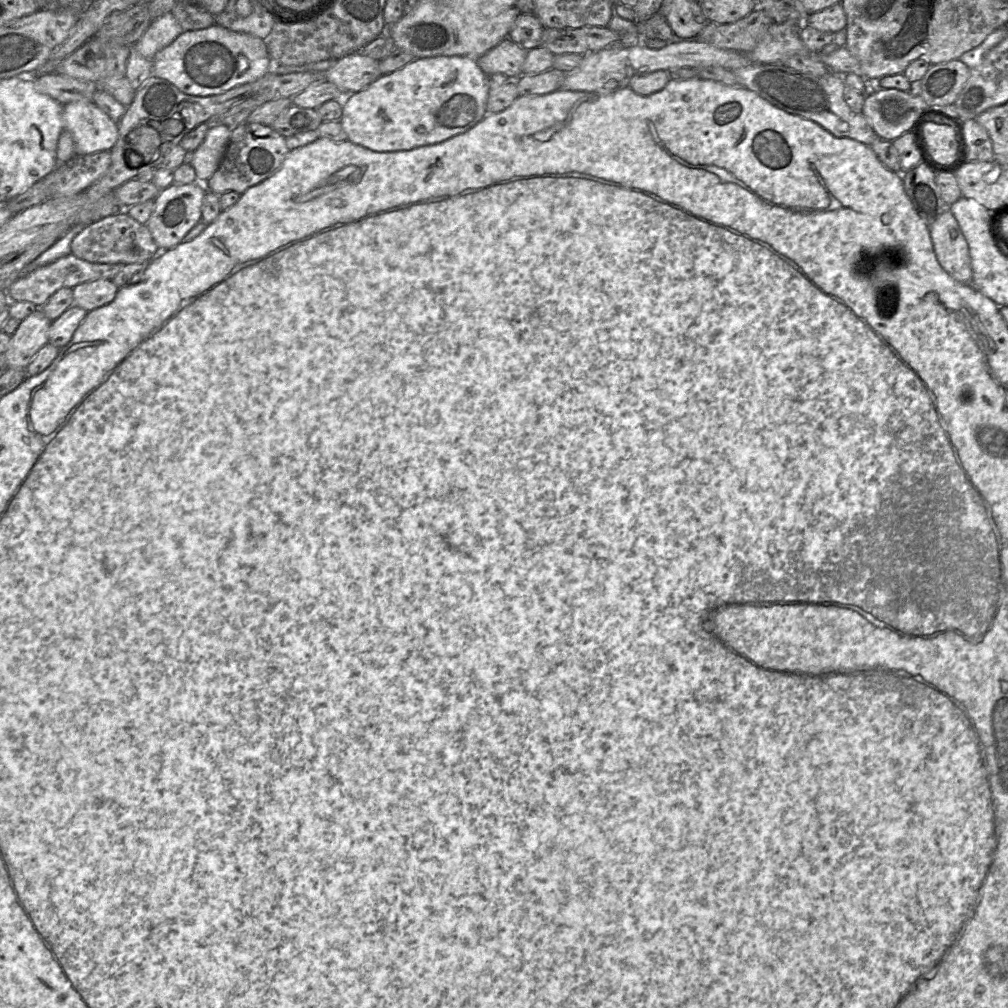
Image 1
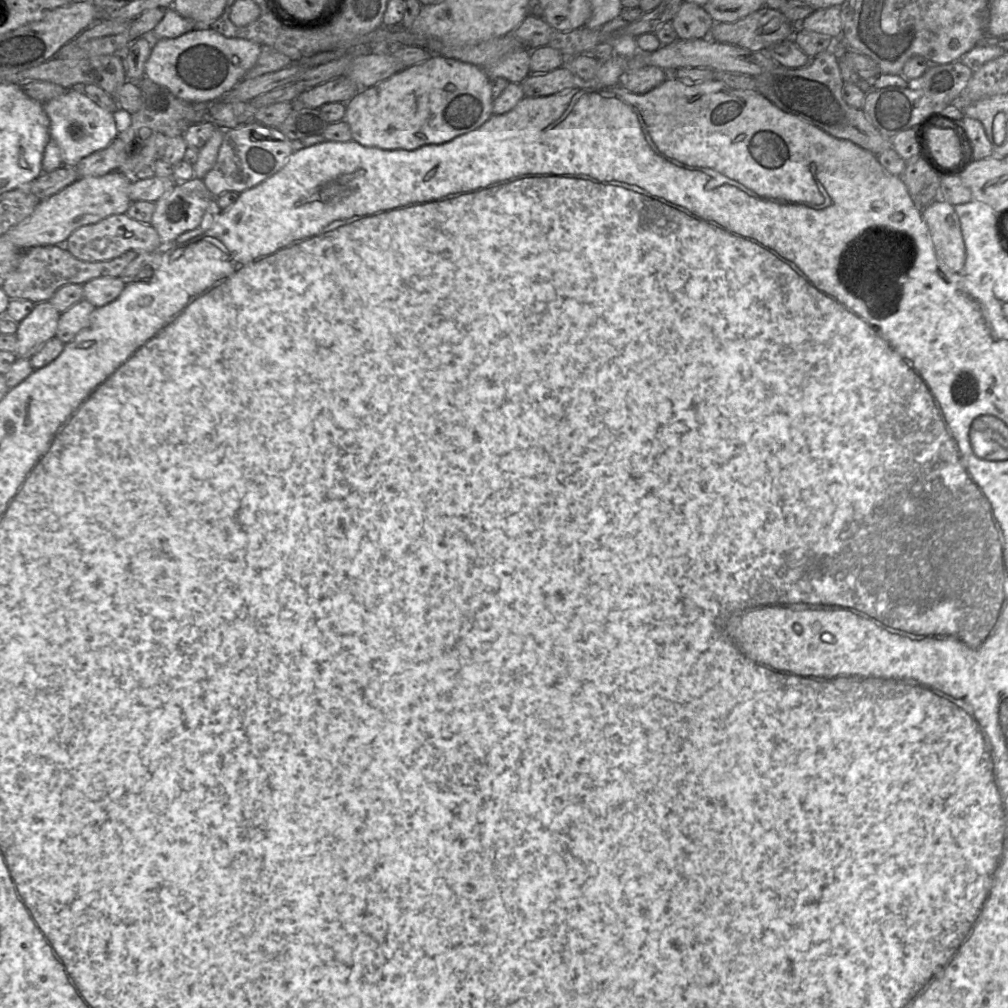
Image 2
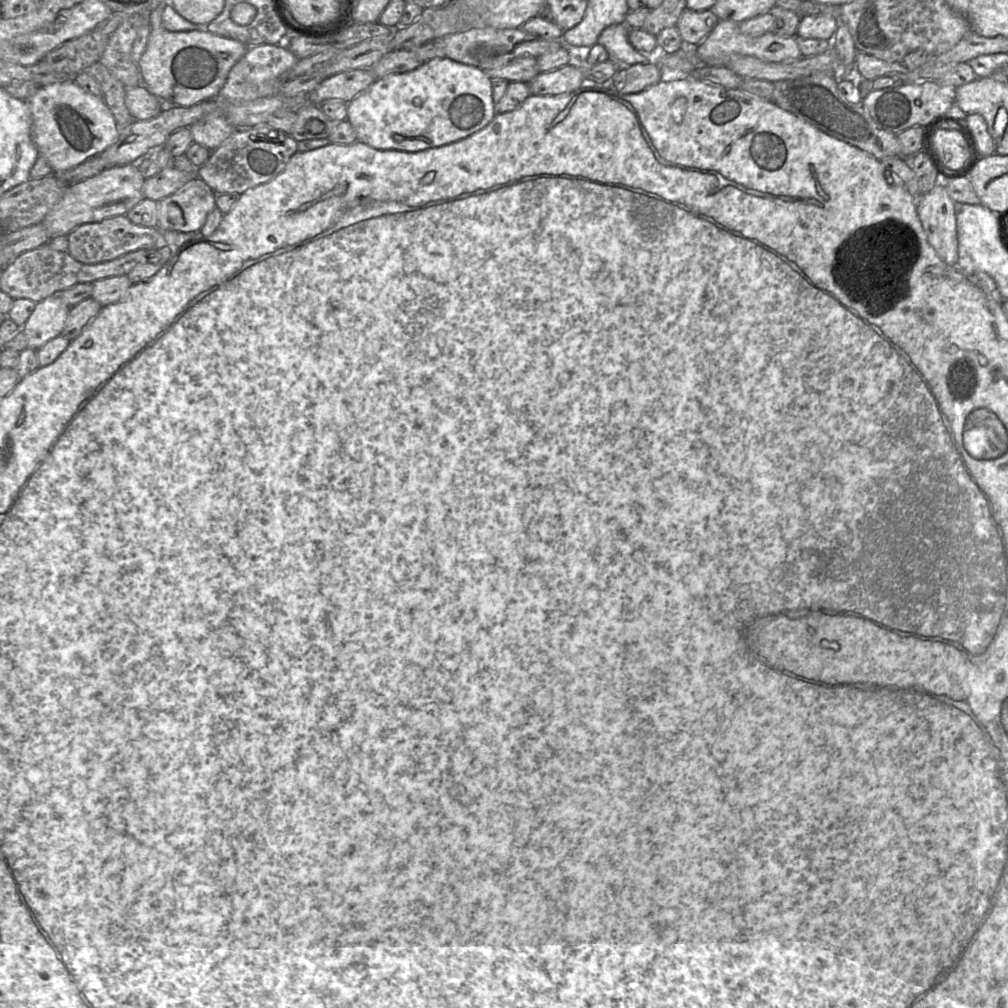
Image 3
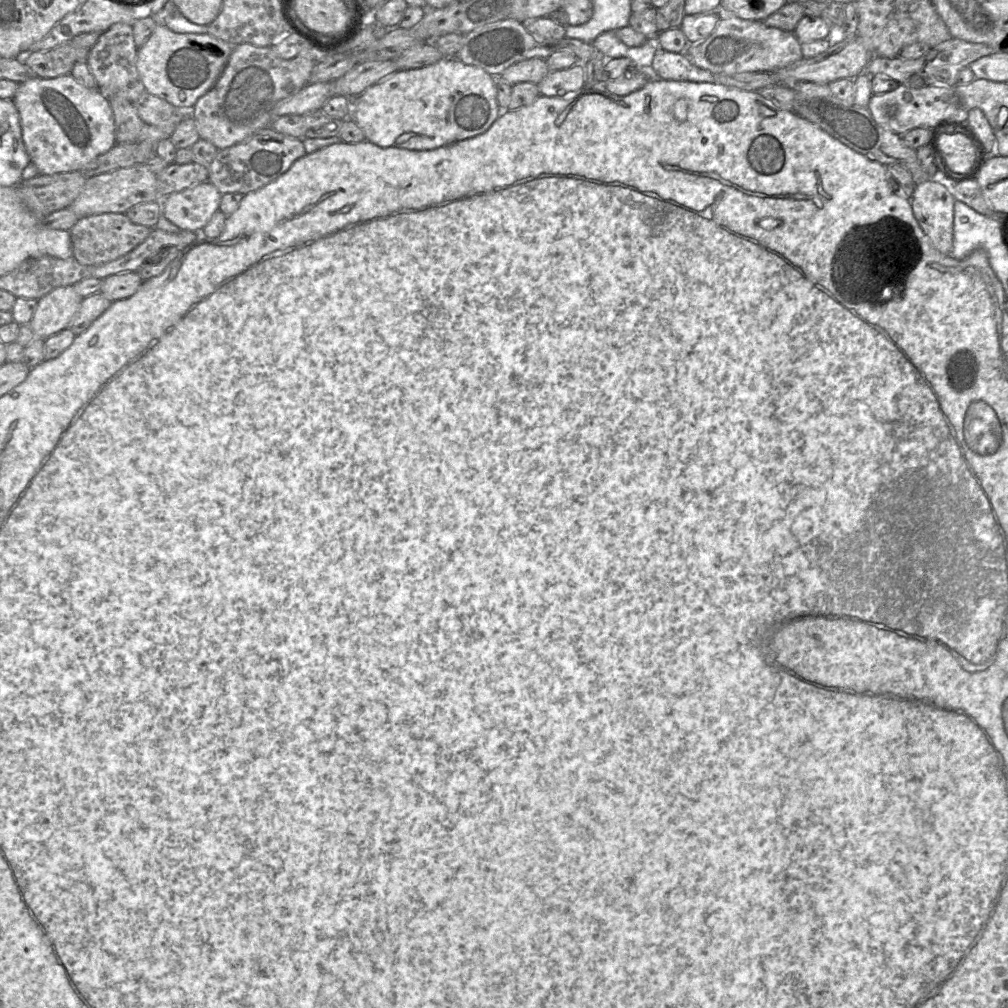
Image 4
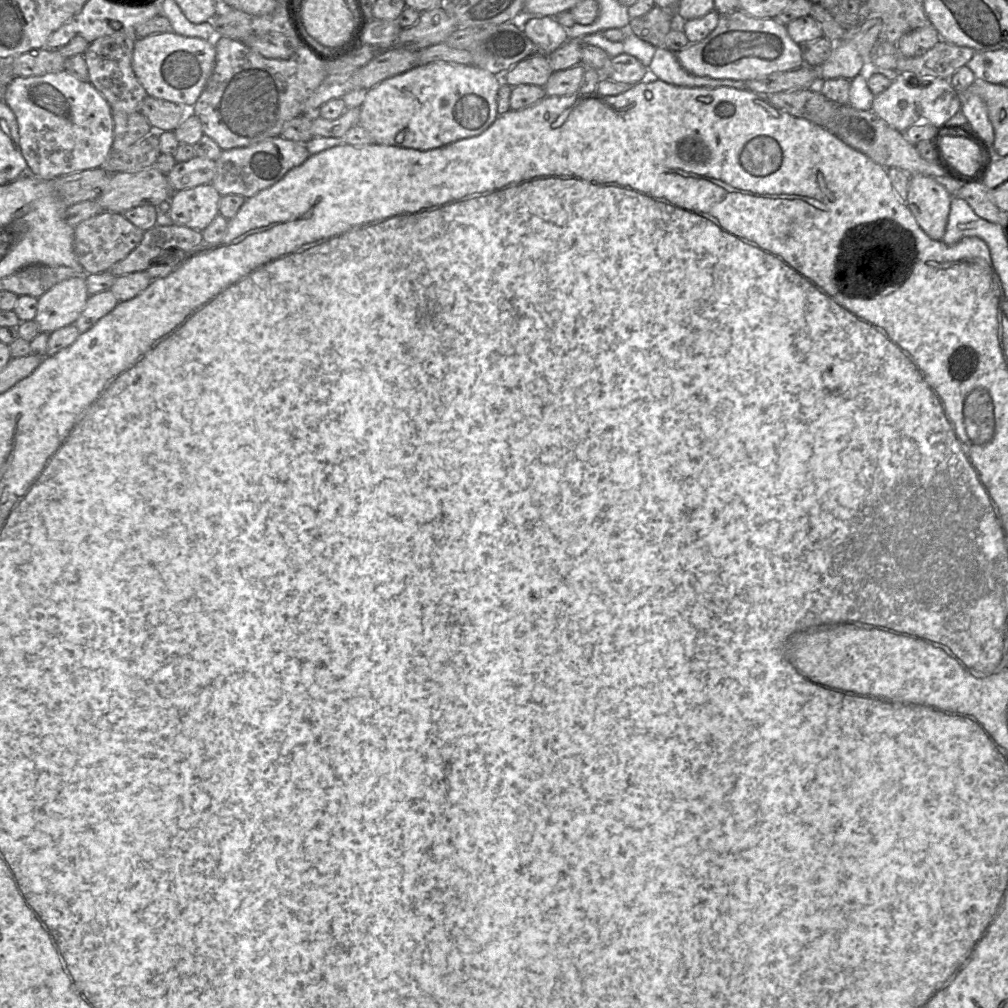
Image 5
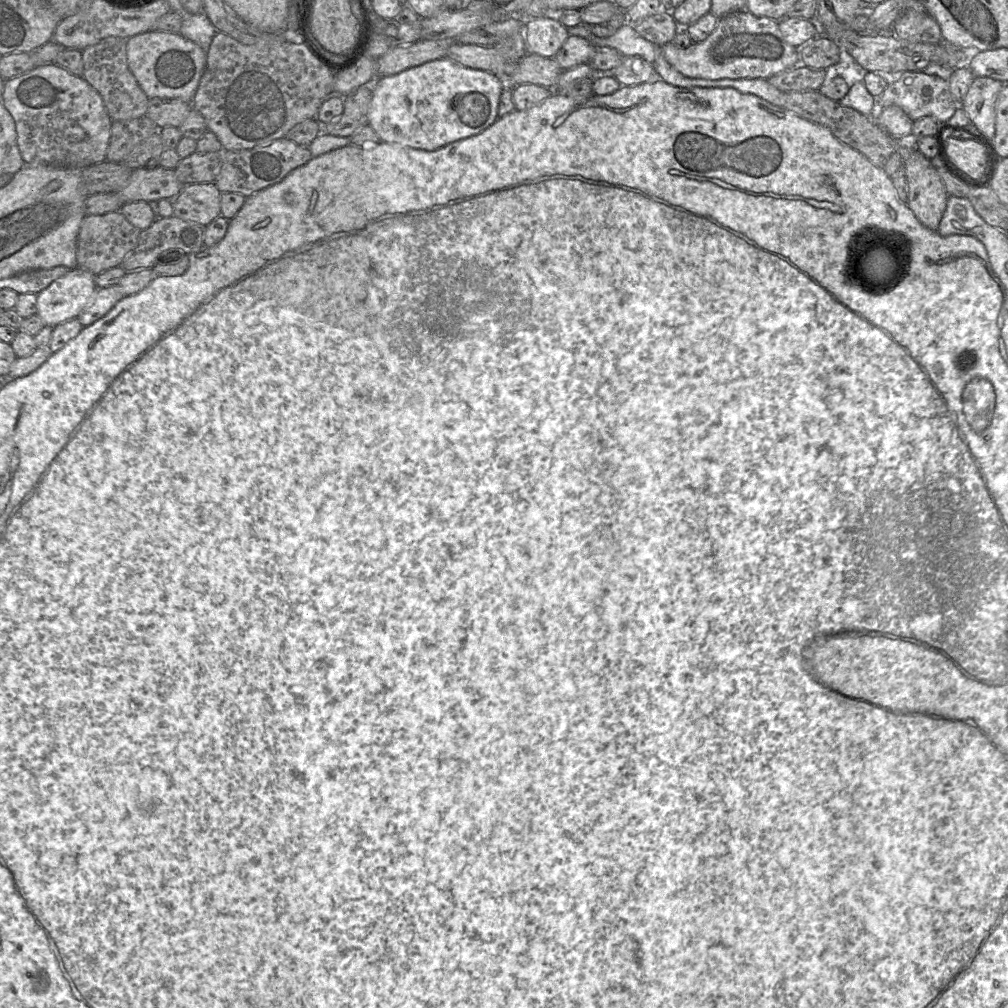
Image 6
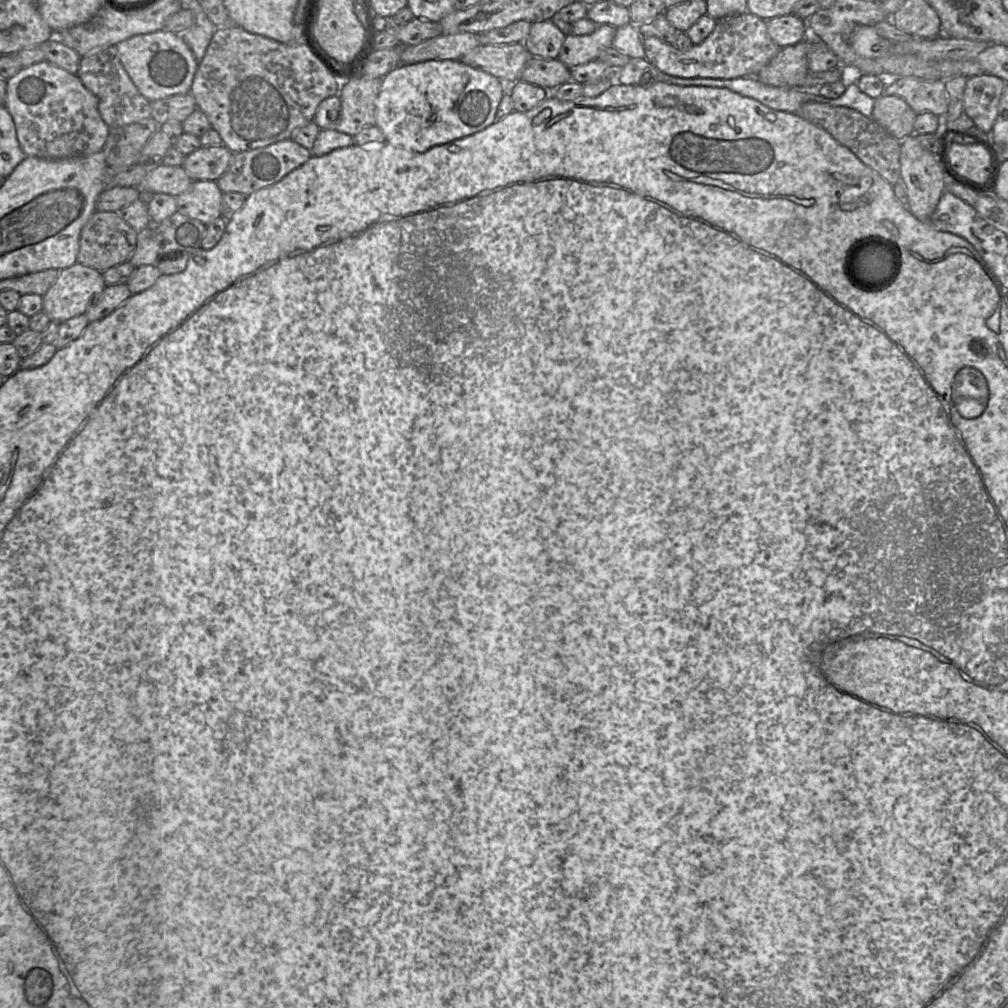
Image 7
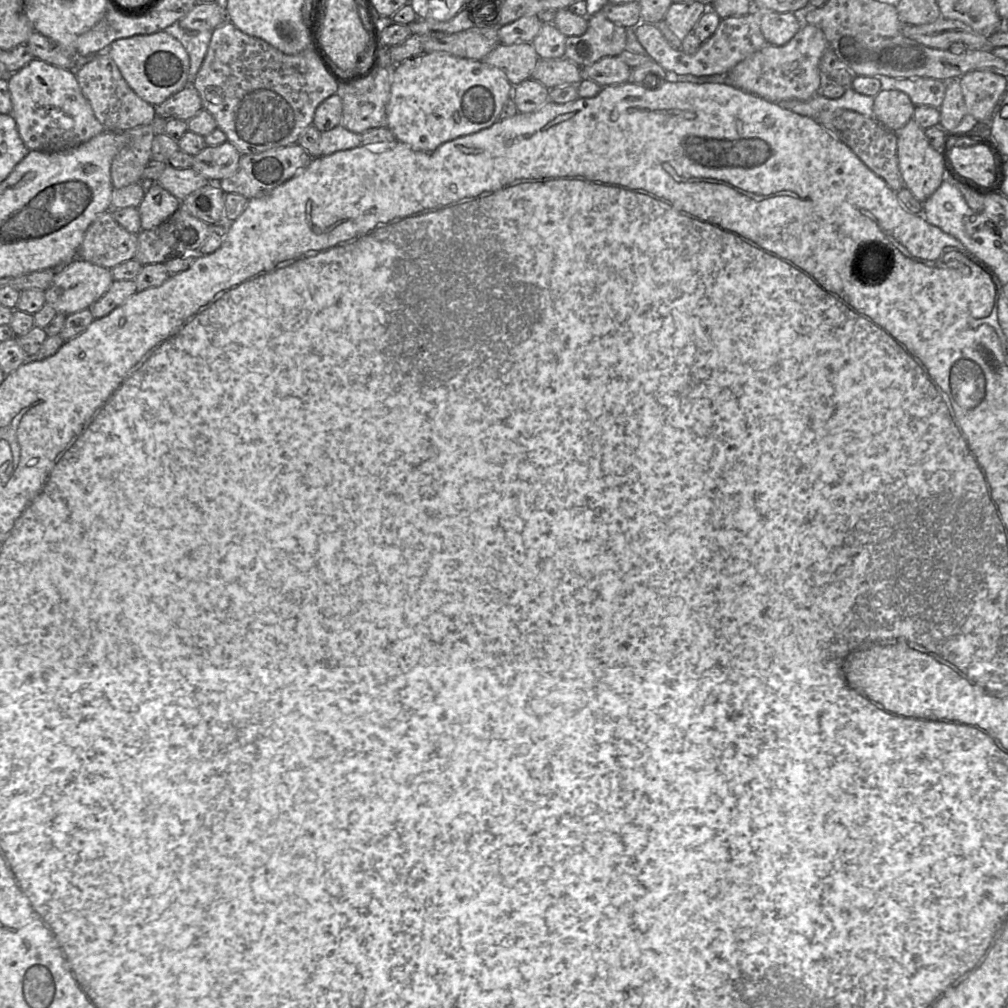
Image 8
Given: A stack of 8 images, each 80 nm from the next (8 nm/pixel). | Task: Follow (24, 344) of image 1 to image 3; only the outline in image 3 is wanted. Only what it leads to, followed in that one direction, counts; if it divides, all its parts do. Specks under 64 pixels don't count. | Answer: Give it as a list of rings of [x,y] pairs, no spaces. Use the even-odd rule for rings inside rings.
[[[60,294],[37,302],[34,311],[21,327],[27,337],[27,348],[38,350],[46,342],[62,335],[70,308]]]

